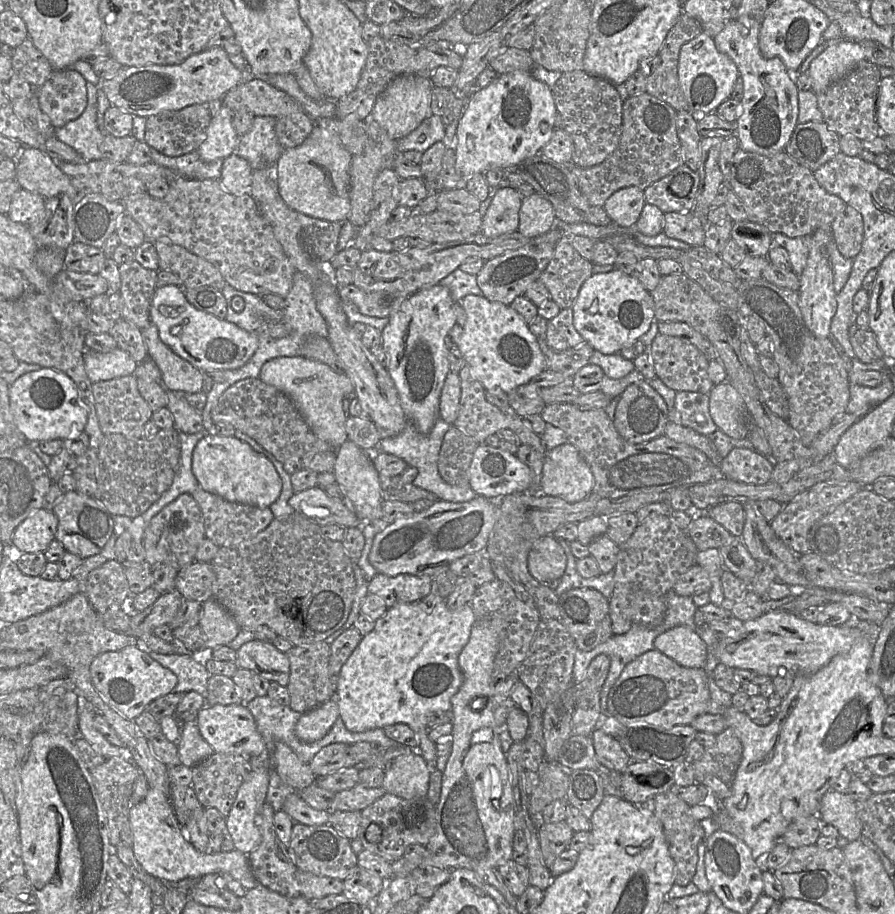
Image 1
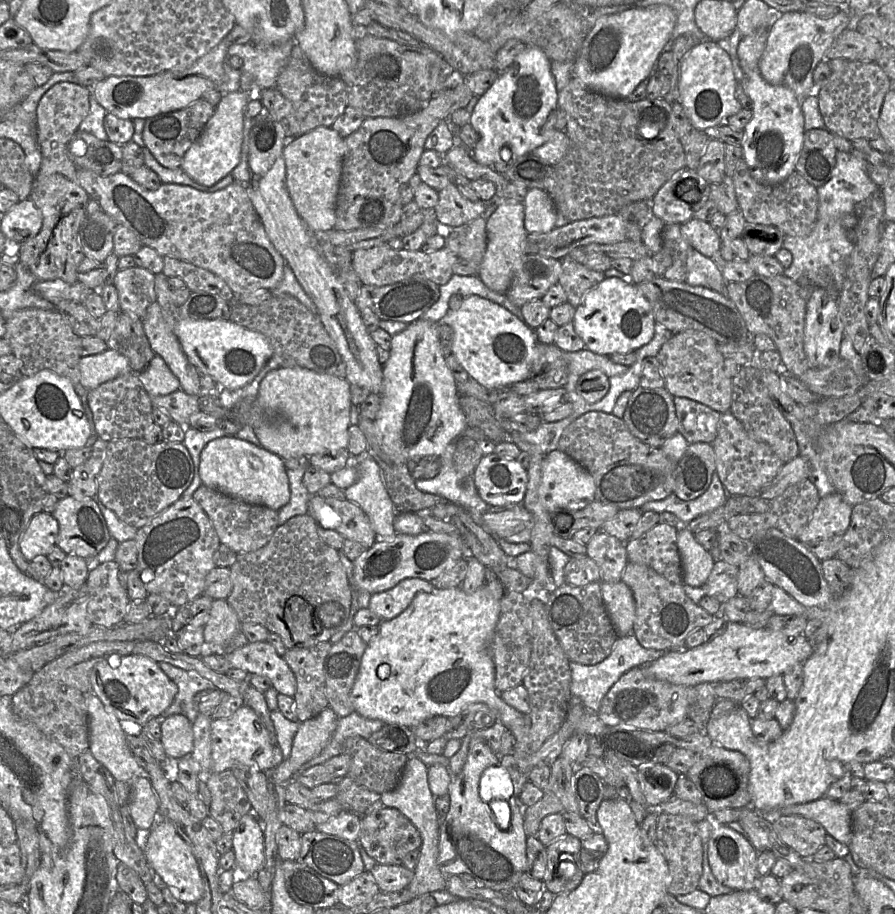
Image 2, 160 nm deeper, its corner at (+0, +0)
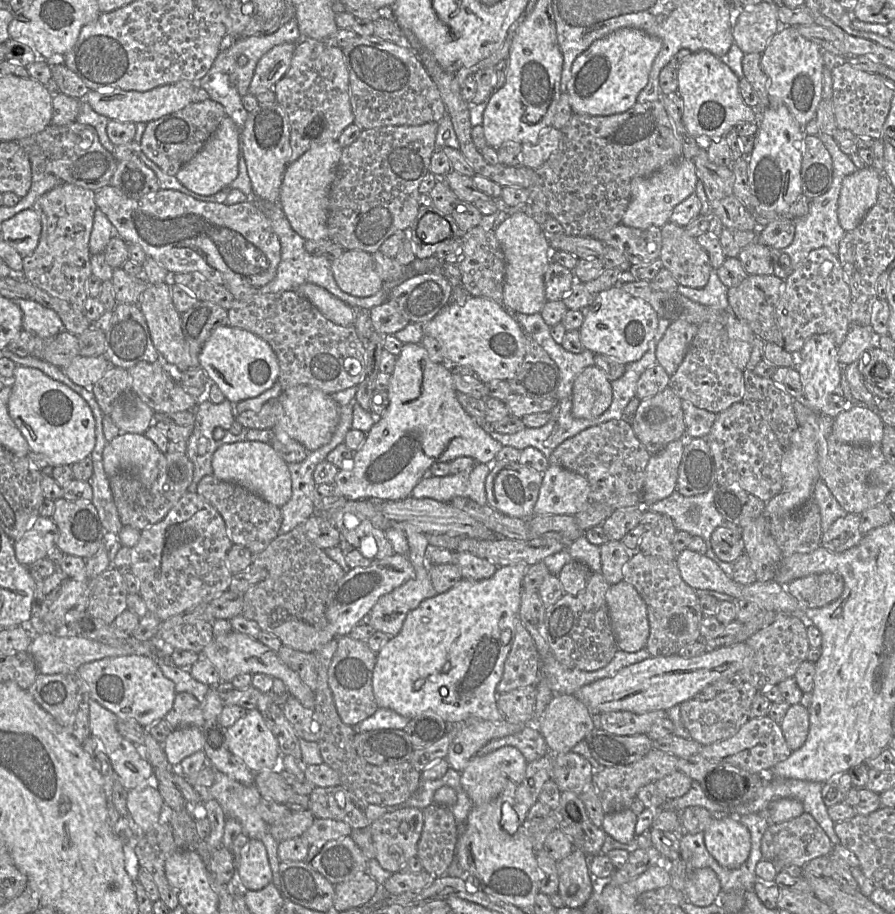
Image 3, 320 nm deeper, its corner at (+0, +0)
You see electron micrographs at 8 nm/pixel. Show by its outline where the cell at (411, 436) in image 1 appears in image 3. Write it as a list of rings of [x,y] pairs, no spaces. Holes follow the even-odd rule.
[[[476,463],[471,471],[431,478],[422,478],[411,496],[450,503],[455,497],[467,497],[480,505],[487,504],[485,479],[492,464]]]

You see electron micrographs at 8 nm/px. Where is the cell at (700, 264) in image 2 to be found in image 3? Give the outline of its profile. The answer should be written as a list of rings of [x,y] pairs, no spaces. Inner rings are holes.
[[[714,268],[710,272],[708,283],[703,288],[677,286],[677,291],[690,300],[722,310],[729,310],[728,289],[721,282]]]

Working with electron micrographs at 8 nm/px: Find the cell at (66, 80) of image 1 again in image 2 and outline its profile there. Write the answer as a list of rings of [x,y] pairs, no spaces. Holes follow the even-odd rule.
[[[62,81],[50,87],[37,105],[37,142],[42,154],[42,164],[34,177],[30,198],[42,214],[42,227],[39,233],[20,243],[22,262],[38,281],[61,279],[69,284],[78,281],[78,266],[85,257],[79,243],[79,229],[87,215],[86,207],[90,196],[79,184],[77,168],[69,158],[66,146],[79,125],[89,113],[89,98],[92,88],[77,83]]]

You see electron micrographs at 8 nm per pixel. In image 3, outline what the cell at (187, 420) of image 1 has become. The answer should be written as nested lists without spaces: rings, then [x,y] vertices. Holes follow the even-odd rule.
[[[139,362],[126,369],[131,377],[131,392],[154,412],[174,413],[193,410],[197,399],[190,396],[159,362]]]

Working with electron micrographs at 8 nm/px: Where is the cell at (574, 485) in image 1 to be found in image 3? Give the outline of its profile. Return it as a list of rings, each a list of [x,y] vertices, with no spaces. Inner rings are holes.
[[[550,464],[543,473],[533,515],[576,515],[589,502],[586,478],[559,465]]]

